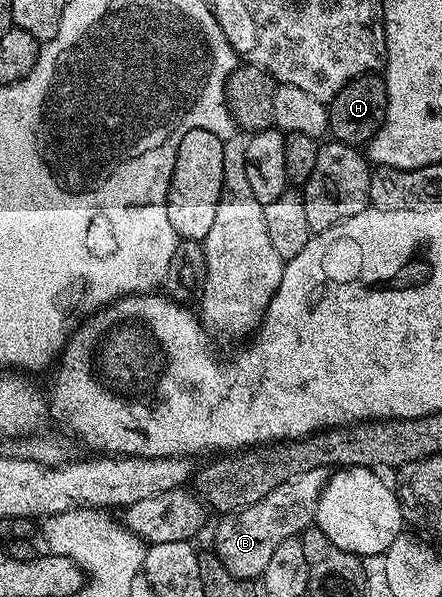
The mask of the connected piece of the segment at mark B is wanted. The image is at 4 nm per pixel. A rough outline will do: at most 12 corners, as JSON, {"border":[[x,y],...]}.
{"border":[[324,468],[222,515],[213,536],[231,574],[256,581],[275,546],[314,523]]}

